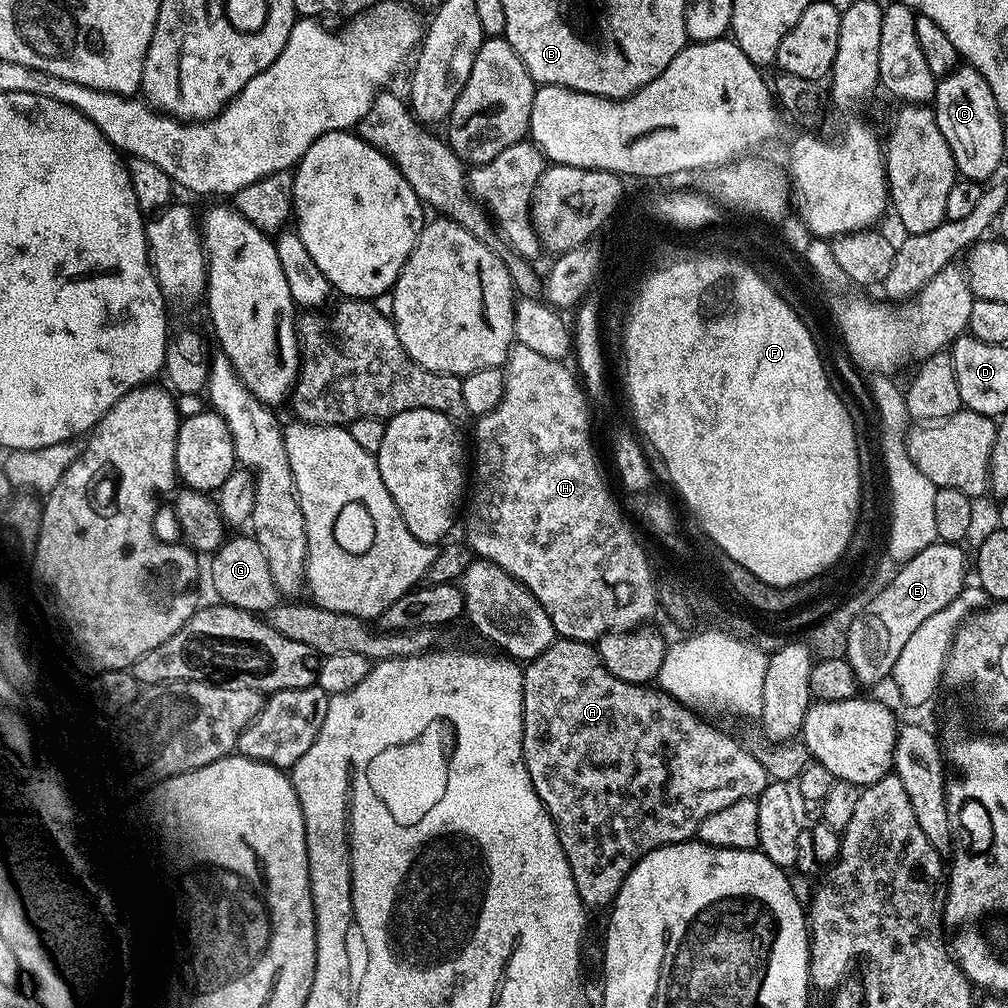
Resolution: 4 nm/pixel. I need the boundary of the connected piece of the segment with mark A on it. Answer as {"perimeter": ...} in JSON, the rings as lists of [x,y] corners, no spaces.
{"perimeter":[[[557,638],[545,652],[538,654],[533,660],[523,665],[524,669],[524,761],[530,774],[530,782],[538,794],[538,798],[546,806],[556,824],[556,833],[562,842],[562,850],[570,862],[570,870],[582,902],[589,908],[600,908],[611,905],[615,901],[618,890],[630,870],[646,854],[655,848],[667,844],[683,844],[685,840],[696,836],[698,826],[714,810],[722,810],[722,806],[730,806],[730,802],[750,800],[760,797],[764,787],[770,782],[766,769],[762,766],[759,755],[747,752],[738,741],[724,732],[719,732],[712,724],[707,724],[693,709],[679,704],[673,696],[661,692],[659,687],[646,684],[622,682],[622,678],[614,678],[600,657],[599,647],[587,640],[565,640]]]}

